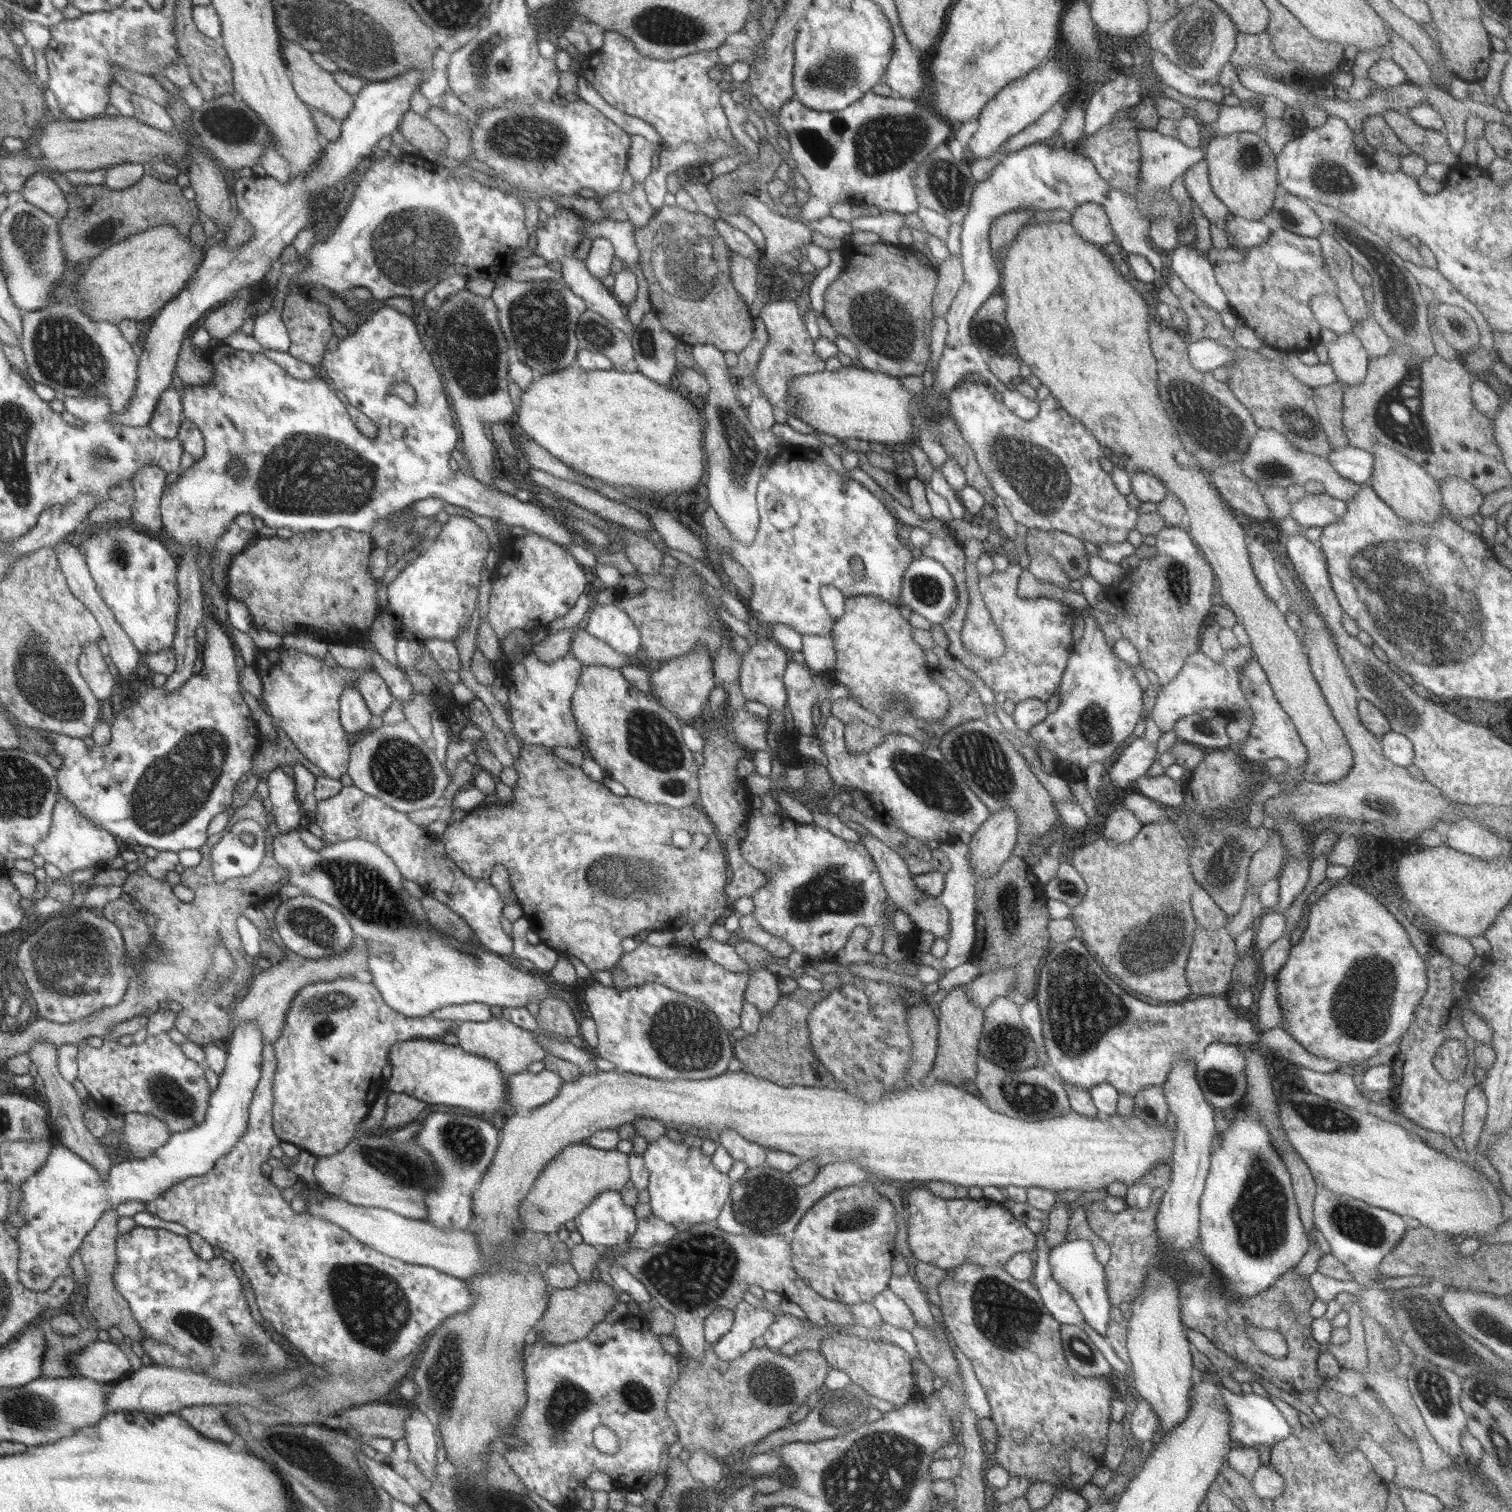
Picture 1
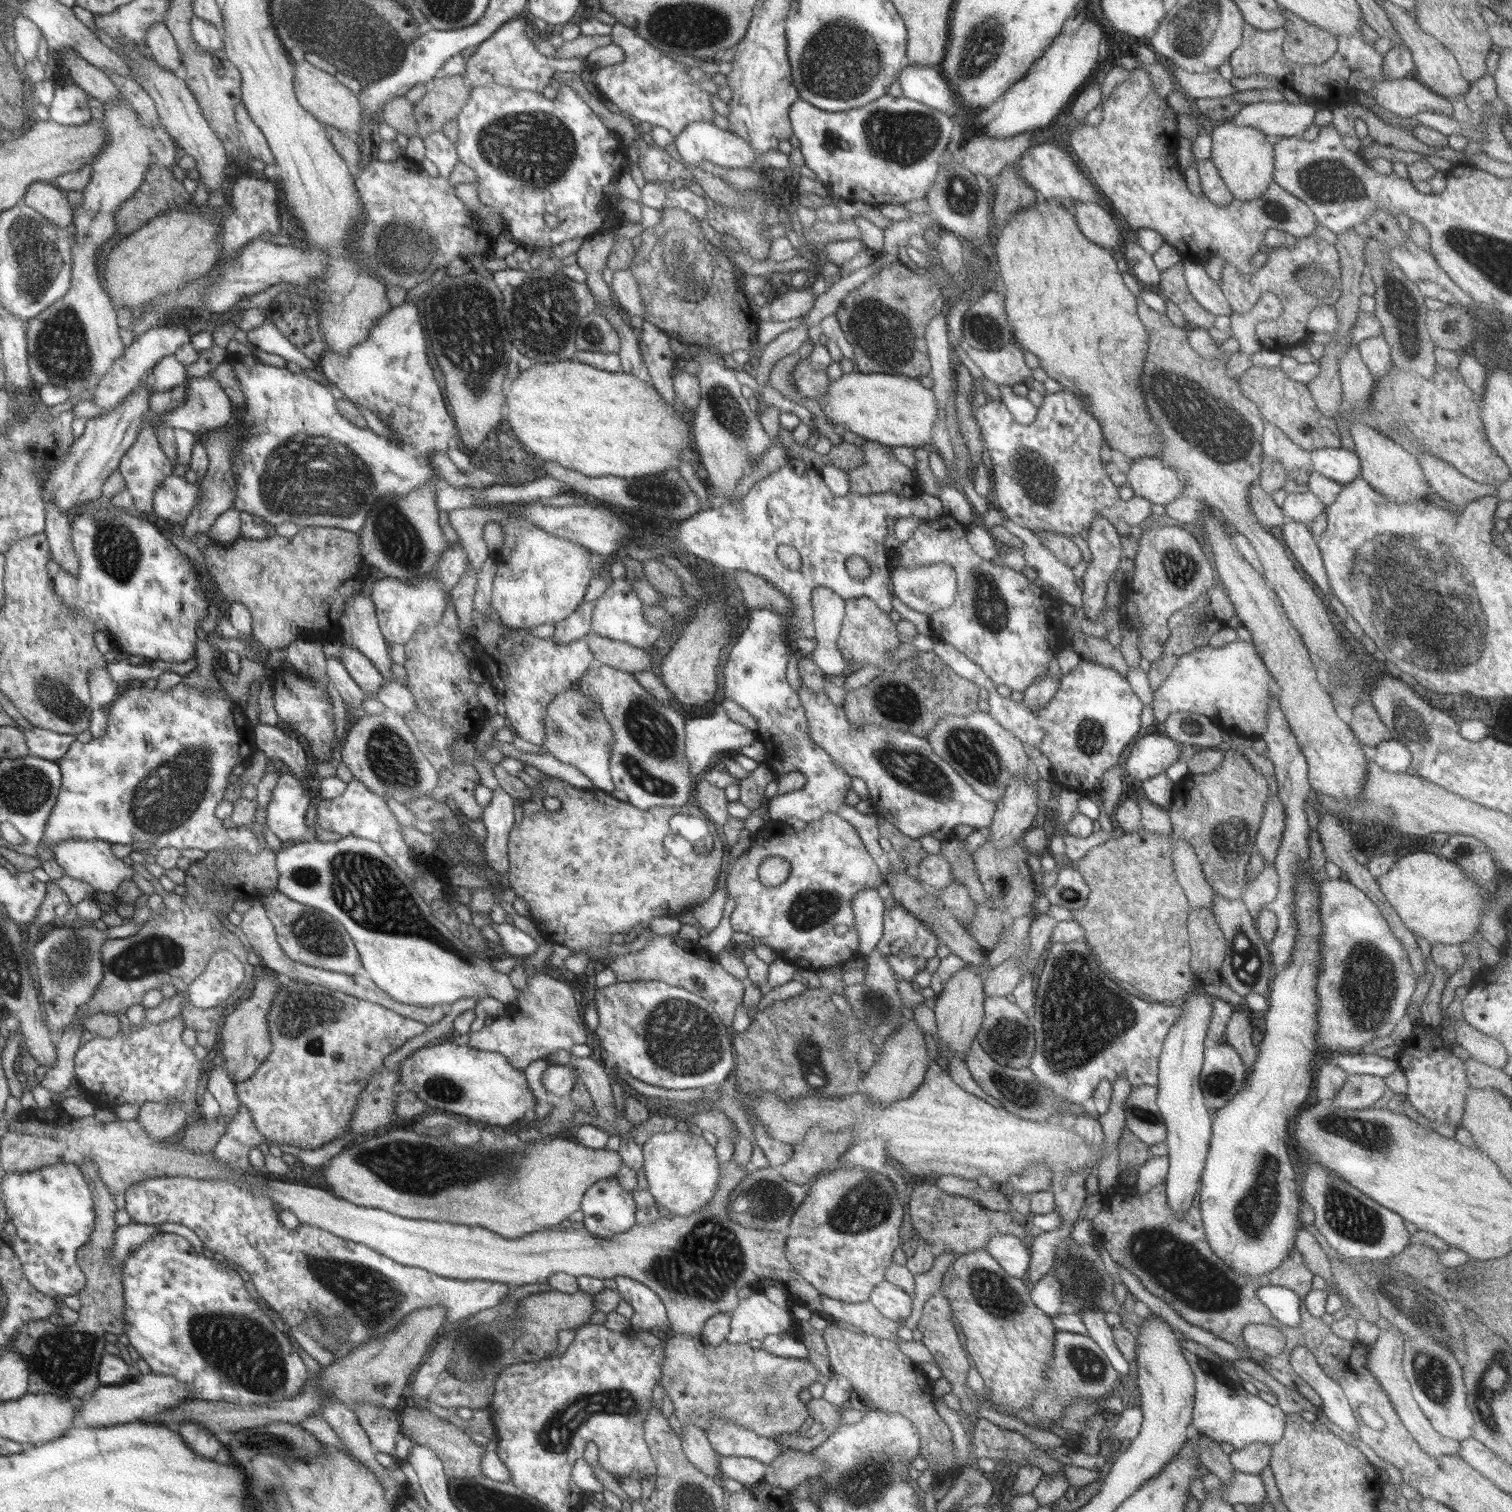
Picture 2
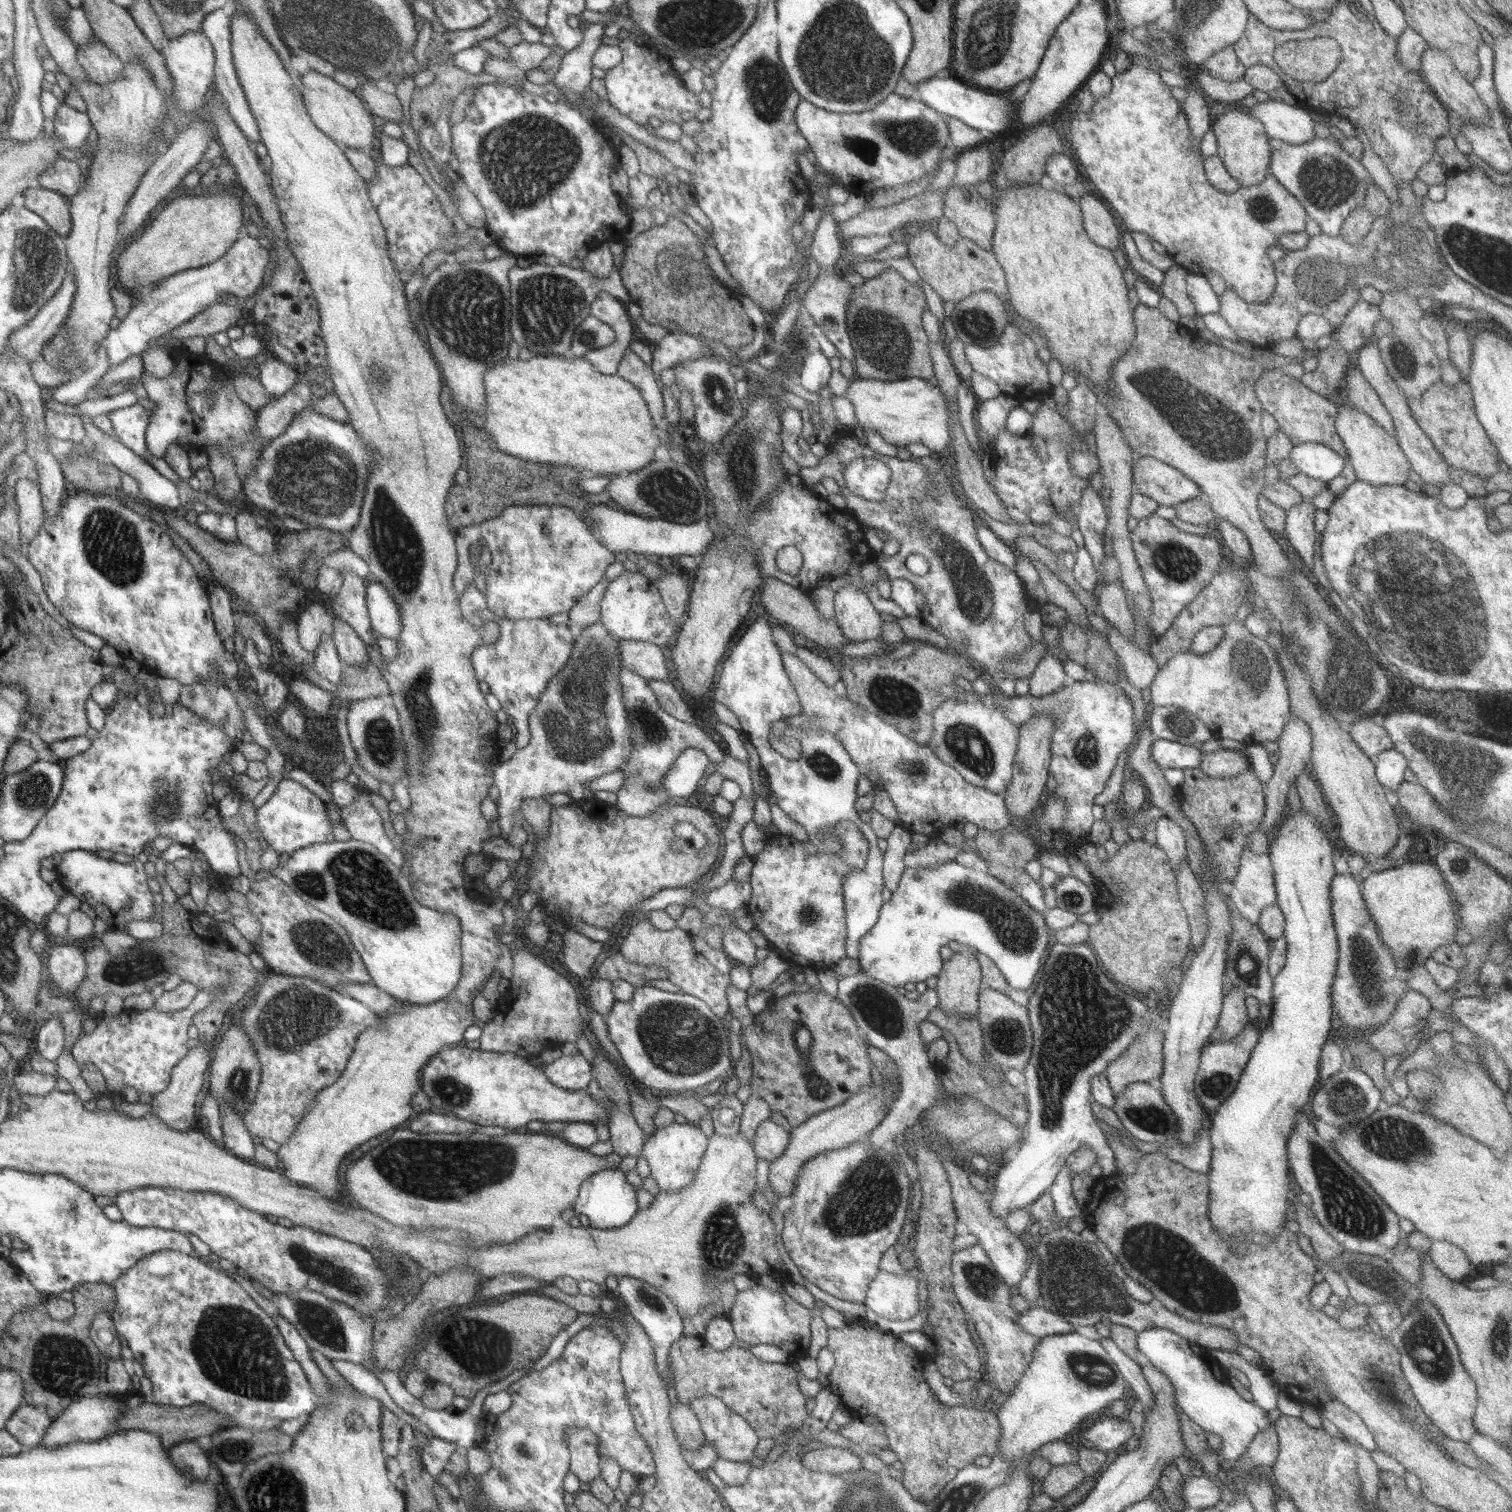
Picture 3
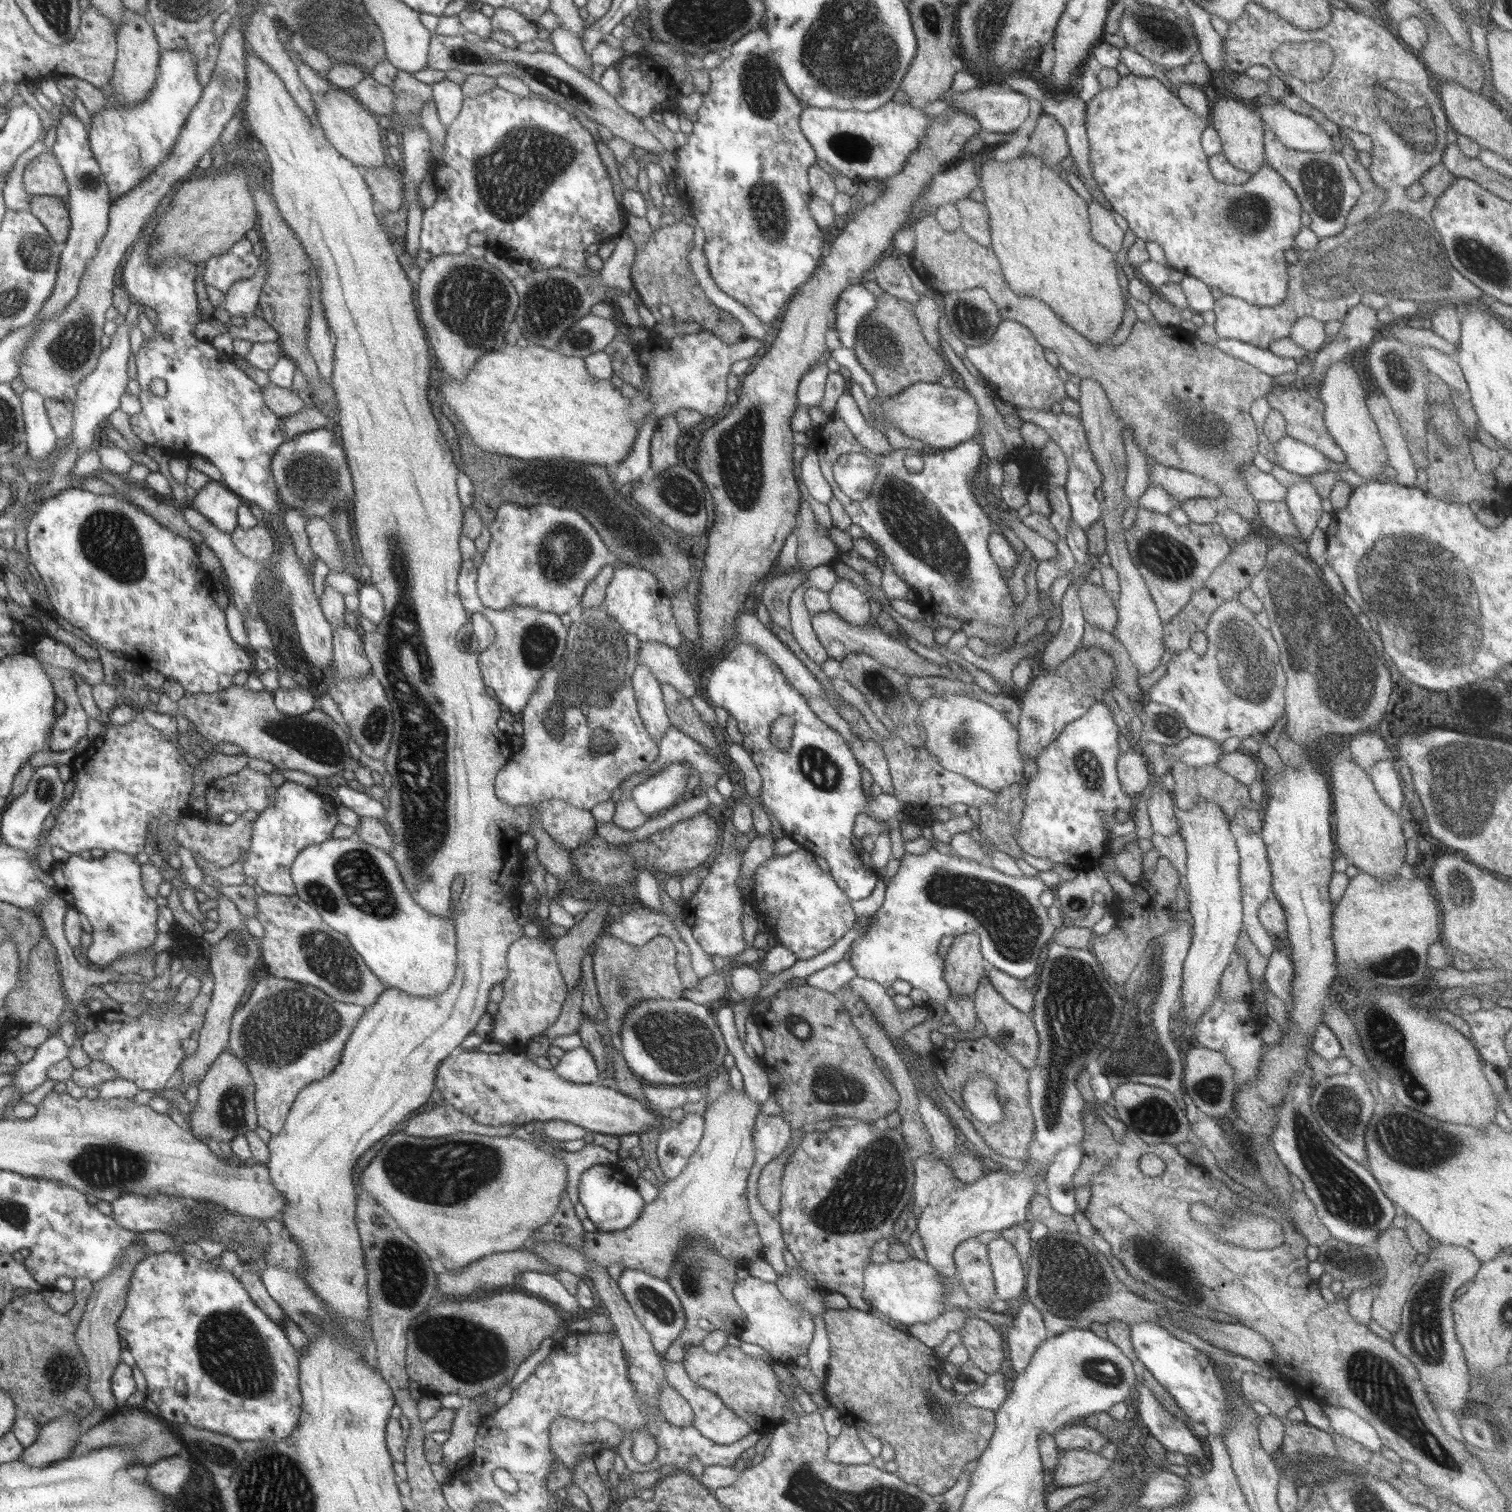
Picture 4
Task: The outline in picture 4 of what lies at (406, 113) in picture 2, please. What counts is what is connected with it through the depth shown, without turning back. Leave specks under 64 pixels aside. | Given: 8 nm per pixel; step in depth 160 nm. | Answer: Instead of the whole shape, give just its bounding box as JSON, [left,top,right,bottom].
[352,73,395,116]

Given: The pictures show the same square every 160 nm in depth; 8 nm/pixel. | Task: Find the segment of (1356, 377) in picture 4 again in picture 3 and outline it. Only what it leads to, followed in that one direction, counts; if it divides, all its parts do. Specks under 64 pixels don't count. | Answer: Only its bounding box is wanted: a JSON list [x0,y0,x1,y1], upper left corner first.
[1335,405,1411,486]

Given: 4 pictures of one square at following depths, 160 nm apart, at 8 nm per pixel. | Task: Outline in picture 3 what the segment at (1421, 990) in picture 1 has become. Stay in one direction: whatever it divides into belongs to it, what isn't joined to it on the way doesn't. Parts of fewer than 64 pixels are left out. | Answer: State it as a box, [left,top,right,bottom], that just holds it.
[1330,873,1408,1032]

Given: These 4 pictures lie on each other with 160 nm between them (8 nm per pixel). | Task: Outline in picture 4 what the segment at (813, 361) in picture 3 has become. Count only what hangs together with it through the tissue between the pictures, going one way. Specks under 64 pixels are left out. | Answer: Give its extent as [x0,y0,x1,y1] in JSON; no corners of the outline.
[797,361,829,410]

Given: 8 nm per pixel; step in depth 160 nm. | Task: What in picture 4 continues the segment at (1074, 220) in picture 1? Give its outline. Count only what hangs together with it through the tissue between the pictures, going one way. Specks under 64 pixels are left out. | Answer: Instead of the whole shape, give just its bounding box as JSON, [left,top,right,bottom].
[1088,197,1124,254]

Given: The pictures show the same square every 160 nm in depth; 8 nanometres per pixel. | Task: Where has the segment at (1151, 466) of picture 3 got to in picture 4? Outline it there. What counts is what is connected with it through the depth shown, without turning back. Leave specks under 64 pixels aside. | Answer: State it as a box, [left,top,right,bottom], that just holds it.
[1149,463,1221,502]

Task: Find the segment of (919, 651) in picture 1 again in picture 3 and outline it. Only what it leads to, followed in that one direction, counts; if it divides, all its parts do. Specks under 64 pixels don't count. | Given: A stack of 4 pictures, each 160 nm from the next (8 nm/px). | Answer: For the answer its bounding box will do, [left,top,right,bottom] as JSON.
[835,586,883,643]

